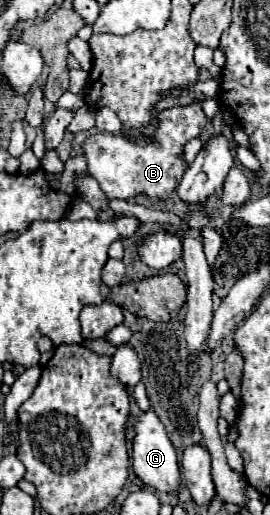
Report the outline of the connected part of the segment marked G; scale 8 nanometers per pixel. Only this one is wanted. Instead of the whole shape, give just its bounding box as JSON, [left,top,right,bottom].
[132,411,182,493]

